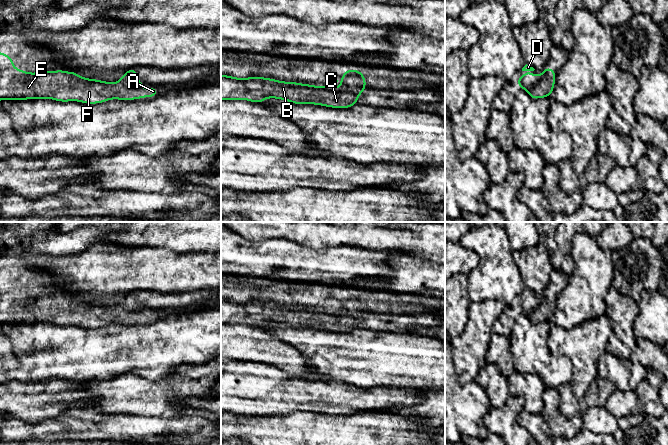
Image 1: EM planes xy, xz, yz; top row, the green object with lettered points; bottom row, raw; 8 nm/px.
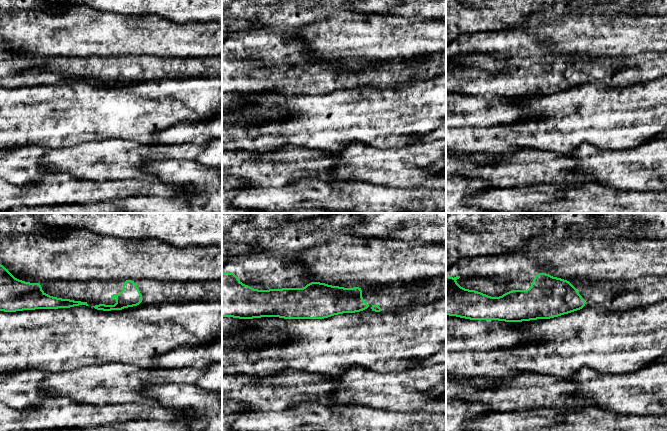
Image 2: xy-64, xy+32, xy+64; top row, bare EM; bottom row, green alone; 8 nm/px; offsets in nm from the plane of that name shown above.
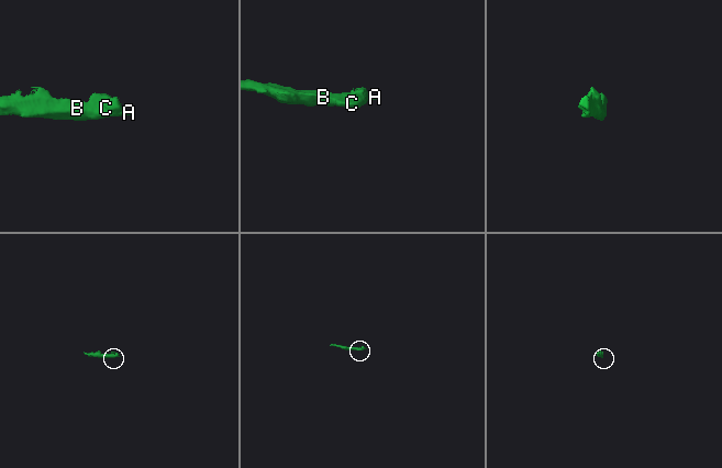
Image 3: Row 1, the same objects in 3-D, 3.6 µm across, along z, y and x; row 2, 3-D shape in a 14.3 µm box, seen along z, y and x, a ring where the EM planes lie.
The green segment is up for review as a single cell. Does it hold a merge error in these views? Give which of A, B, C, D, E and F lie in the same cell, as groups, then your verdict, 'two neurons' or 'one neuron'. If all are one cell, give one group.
A B C E F / D | two neurons

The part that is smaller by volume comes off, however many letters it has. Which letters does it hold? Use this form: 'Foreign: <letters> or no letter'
Foreign: D

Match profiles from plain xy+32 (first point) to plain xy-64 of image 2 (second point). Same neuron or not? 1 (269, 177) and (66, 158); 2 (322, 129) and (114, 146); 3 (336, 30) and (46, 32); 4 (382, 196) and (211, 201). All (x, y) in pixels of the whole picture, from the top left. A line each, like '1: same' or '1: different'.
1: different
2: different
3: same
4: different

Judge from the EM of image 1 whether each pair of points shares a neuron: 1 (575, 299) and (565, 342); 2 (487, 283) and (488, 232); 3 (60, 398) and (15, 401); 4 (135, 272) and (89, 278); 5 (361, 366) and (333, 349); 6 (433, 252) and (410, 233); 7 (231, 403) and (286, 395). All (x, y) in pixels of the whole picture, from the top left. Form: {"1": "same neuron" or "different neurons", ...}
{"1": "different neurons", "2": "same neuron", "3": "same neuron", "4": "same neuron", "5": "same neuron", "6": "same neuron", "7": "same neuron"}

